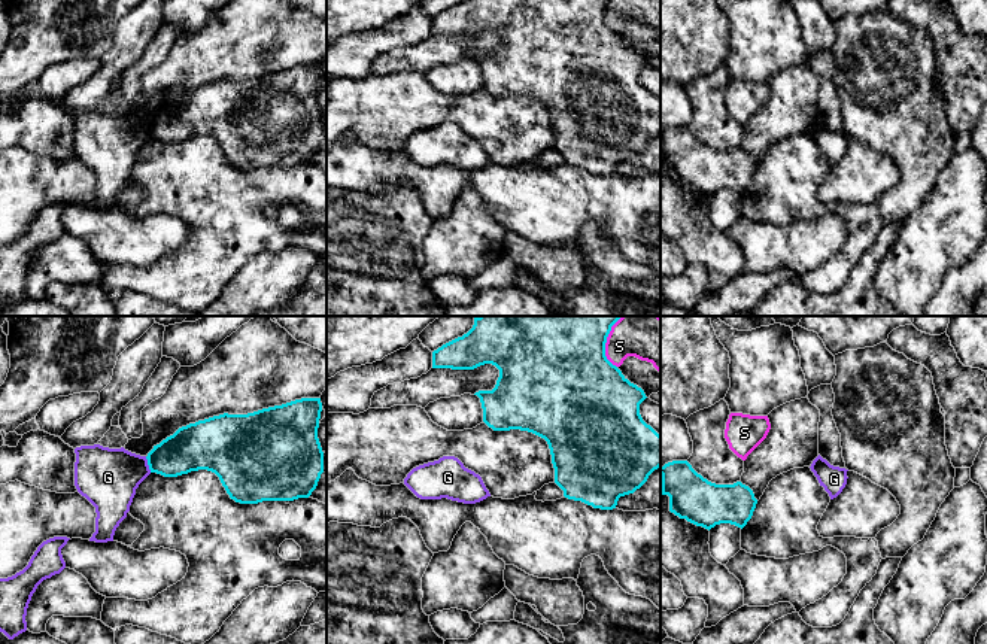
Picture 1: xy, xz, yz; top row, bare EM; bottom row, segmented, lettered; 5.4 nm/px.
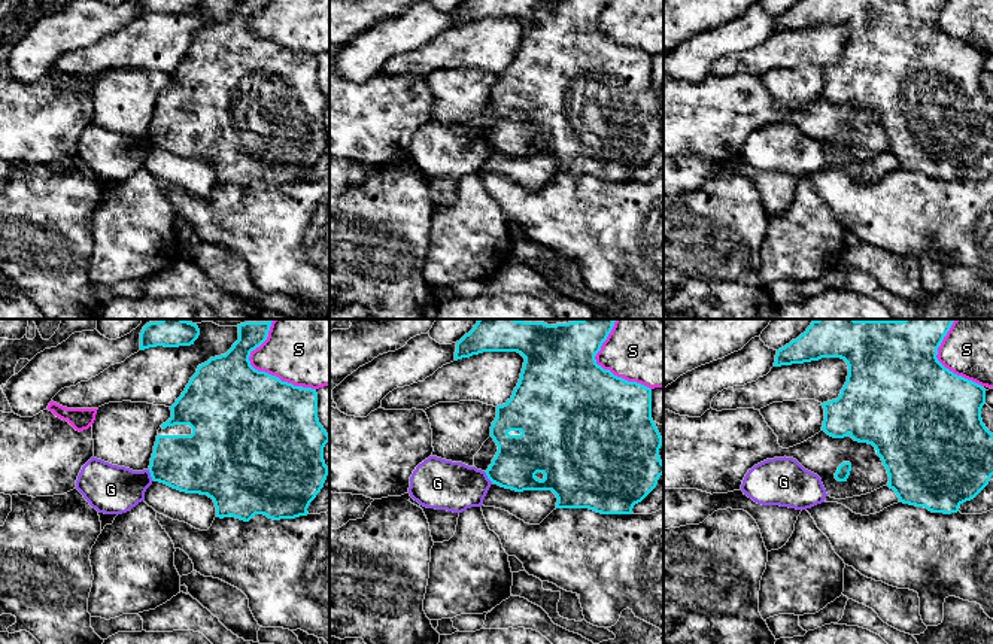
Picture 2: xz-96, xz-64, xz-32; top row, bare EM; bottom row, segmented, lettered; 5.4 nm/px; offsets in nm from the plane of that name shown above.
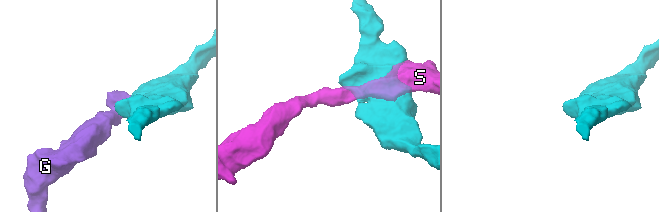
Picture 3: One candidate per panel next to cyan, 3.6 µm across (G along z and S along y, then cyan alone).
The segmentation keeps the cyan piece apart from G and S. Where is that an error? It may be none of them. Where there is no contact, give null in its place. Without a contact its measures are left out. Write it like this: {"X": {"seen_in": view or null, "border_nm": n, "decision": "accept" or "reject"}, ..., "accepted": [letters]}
{"G": {"seen_in": "xy", "border_nm": 90, "decision": "reject"}, "S": {"seen_in": "xz", "border_nm": 280, "decision": "reject"}, "accepted": []}

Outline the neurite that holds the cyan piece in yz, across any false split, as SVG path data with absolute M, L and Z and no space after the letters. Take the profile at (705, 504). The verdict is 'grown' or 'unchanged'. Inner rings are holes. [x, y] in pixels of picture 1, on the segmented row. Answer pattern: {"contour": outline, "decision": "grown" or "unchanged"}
{"contour": "M687 461L665 464L660 467L660 476L660 496L669 496L669 511L708 531L720 523L731 523L742 529L757 504L748 486L741 482L711 483Z", "decision": "unchanged"}

